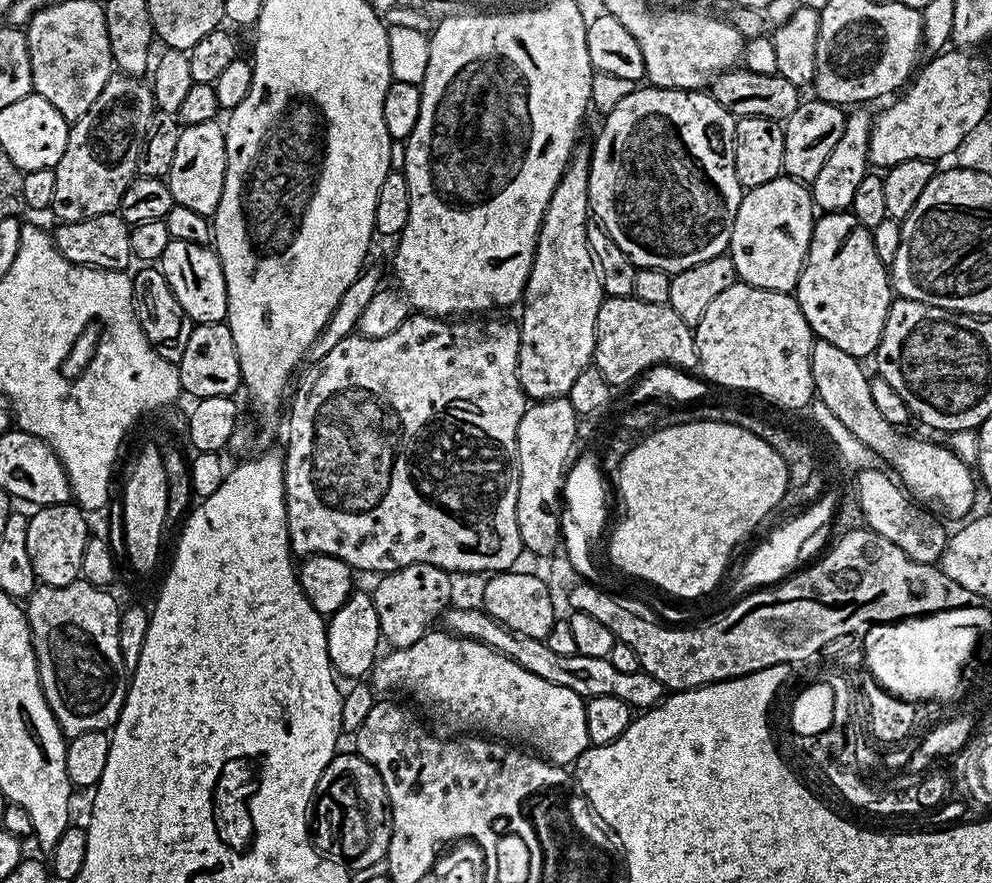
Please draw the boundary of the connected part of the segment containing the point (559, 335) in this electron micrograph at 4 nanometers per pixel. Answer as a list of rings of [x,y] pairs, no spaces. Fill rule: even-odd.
[[[577,143],[550,198],[550,206],[546,206],[536,239],[532,269],[524,287],[522,304],[525,308],[518,319],[518,378],[525,396],[532,402],[567,396],[578,374],[593,363],[596,354],[598,310],[606,299],[606,293],[588,244],[588,179],[591,165],[589,145]]]

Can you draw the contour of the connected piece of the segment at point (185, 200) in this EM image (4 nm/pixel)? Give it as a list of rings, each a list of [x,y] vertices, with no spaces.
[[[207,120],[206,122],[198,122],[197,124],[189,124],[181,127],[180,137],[178,138],[178,150],[174,153],[174,163],[170,165],[166,179],[170,186],[170,194],[175,203],[187,206],[189,210],[195,210],[196,213],[202,214],[203,216],[209,218],[215,217],[216,211],[218,210],[218,202],[222,202],[222,186],[226,182],[226,138],[224,137],[224,124],[216,120]]]

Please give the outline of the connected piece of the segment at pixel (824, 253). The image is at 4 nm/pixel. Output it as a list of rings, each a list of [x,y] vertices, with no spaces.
[[[851,211],[826,212],[813,223],[812,241],[794,295],[812,327],[813,337],[833,343],[857,358],[875,353],[894,289],[889,269],[874,250],[871,231]]]

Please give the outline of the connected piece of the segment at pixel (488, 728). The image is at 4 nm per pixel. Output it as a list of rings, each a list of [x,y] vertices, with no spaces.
[[[447,630],[439,631],[427,631],[409,648],[393,647],[388,653],[385,651],[370,673],[373,689],[384,691],[384,694],[396,694],[392,692],[399,688],[409,692],[424,707],[423,715],[432,719],[435,735],[455,738],[461,734],[483,734],[523,746],[552,764],[575,765],[577,758],[590,746],[586,734],[585,697],[574,694],[574,690],[566,690],[564,686],[554,686],[554,682],[546,682],[546,678],[538,678],[538,674],[530,674],[530,670],[518,666],[518,662],[482,642],[465,639]]]

